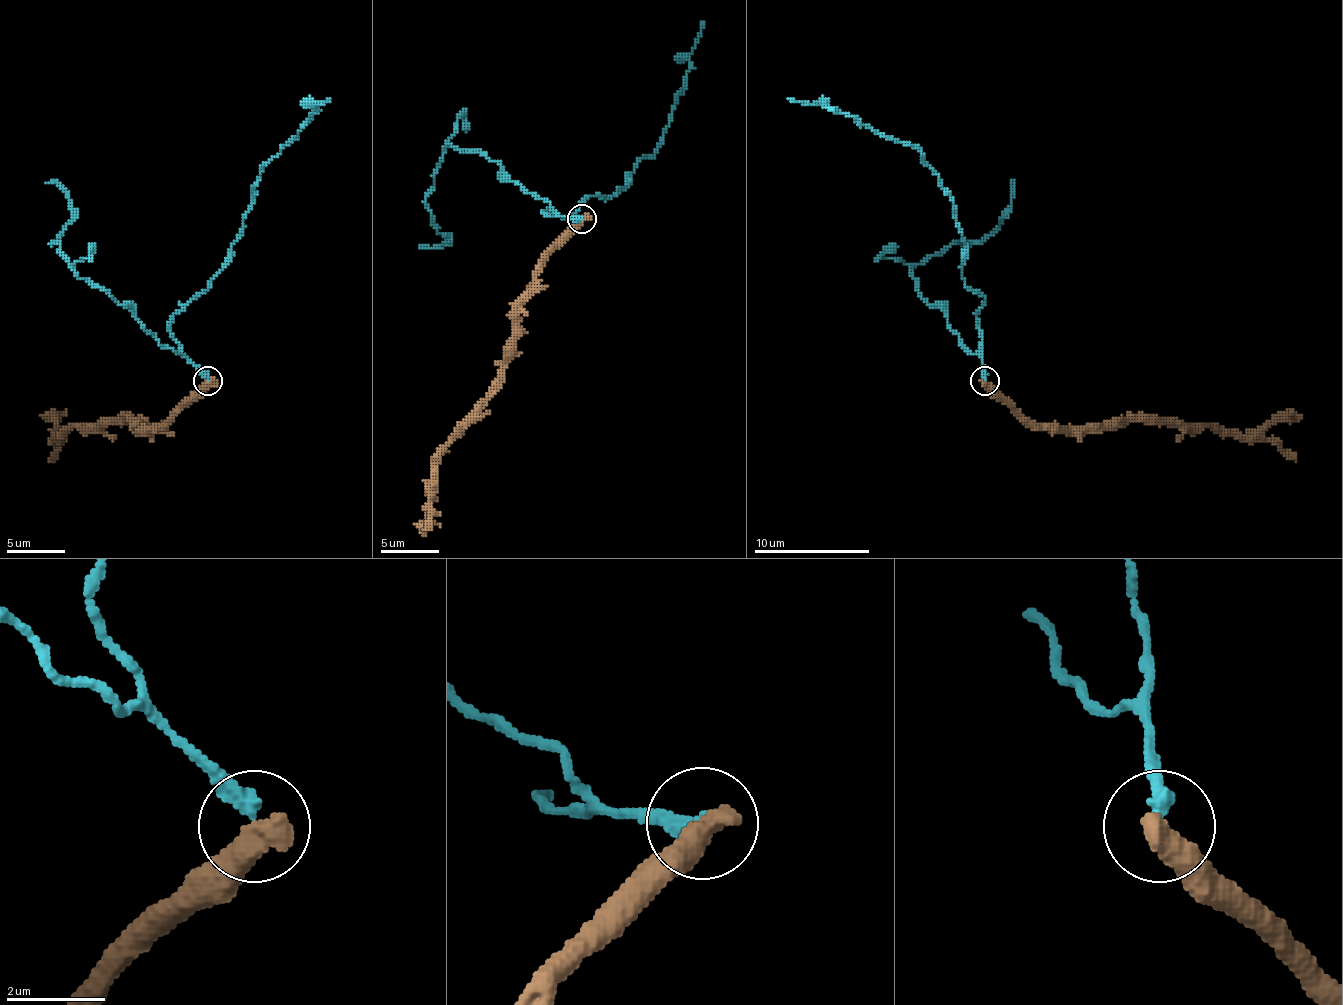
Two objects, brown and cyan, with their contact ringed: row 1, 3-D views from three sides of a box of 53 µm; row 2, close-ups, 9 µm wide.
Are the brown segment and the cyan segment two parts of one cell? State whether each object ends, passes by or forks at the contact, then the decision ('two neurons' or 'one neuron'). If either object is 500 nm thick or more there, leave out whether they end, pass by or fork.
two neurons

